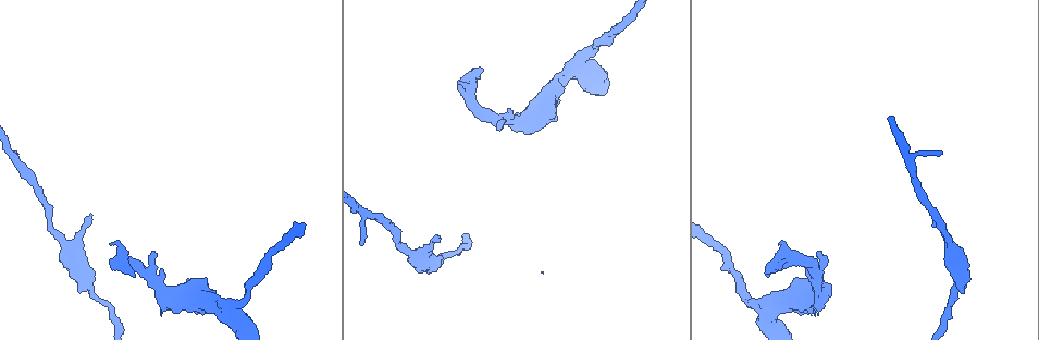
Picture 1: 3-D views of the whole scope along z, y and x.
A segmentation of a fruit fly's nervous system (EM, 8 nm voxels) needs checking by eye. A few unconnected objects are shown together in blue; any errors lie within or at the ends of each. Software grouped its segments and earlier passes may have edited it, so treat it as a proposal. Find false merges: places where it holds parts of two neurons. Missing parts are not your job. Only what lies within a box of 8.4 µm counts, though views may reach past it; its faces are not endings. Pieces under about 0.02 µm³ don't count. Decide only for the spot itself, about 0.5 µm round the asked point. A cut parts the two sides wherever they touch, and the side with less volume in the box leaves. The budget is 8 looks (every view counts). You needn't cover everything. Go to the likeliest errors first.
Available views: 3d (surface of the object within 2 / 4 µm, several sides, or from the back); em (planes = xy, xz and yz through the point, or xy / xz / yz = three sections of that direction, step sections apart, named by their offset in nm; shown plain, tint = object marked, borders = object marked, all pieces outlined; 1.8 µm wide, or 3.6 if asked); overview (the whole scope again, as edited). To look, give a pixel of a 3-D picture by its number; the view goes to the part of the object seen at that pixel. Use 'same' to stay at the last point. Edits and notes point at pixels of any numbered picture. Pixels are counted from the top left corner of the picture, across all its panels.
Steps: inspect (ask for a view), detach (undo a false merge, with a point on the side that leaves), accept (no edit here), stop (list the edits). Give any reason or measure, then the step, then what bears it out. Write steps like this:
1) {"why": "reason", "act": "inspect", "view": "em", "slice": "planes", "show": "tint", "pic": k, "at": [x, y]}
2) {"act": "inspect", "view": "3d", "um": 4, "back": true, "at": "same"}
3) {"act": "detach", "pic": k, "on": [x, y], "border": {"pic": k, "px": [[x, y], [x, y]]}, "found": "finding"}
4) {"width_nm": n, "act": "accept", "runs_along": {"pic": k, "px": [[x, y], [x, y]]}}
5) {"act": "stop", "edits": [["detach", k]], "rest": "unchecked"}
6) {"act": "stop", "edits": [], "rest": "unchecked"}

{"why": "four arms meet", "act": "inspect", "view": "3d", "um": 4, "pic": 1, "at": [812, 294]}

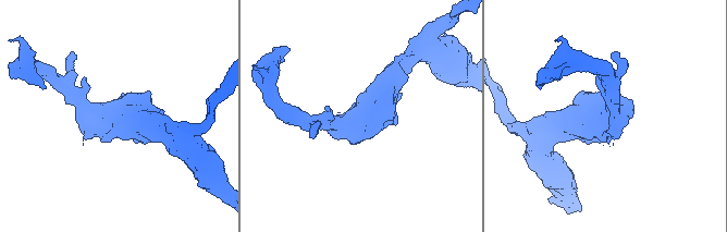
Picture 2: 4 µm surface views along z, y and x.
{"act": "inspect", "view": "em", "um": 3.6, "slice": "planes", "show": "tint", "pic": 2, "at": [116, 117]}

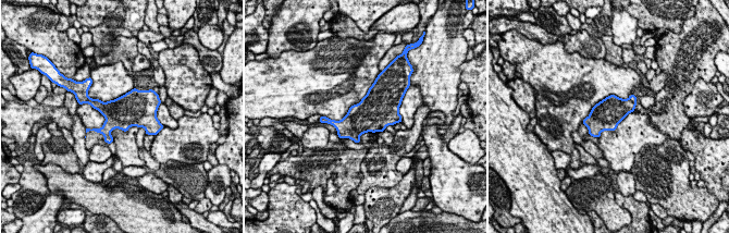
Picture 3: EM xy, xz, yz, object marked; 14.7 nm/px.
{"act": "accept", "found": "one neuron here"}

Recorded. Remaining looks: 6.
{"why": "narrows sharply", "act": "inspect", "view": "em", "slice": "planes", "show": "tint", "pic": 1, "at": [232, 317]}

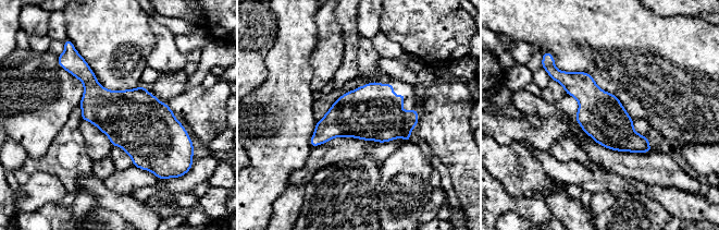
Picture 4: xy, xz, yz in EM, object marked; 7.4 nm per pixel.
{"act": "accept", "runs_along": {"pic": 4, "px": [[553, 72], [647, 148]]}, "found": "all the same neuron"}

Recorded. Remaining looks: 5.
{"why": "abrupt turn", "act": "inspect", "view": "em", "slice": "xz", "step": 4, "show": "tint", "pic": 1, "at": [470, 90]}

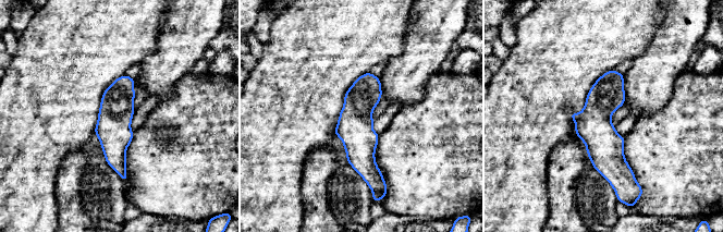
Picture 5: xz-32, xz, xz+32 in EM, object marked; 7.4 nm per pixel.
{"act": "inspect", "view": "em", "slice": "planes", "show": "tint", "at": "same"}

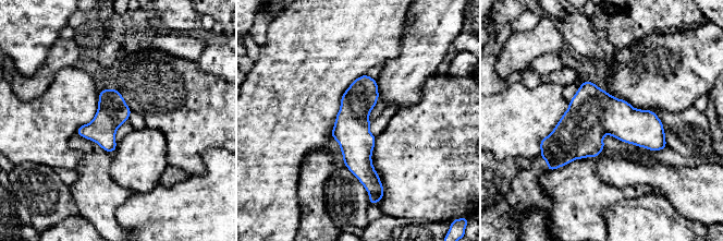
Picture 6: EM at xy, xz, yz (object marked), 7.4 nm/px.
{"act": "accept", "runs_along": {"pic": 6, "px": [[364, 77], [358, 161], [370, 185]]}, "found": "all the same neuron"}

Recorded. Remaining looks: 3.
{"why": "calibre changes", "act": "inspect", "view": "3d", "um": 4, "back": true, "pic": 1, "at": [86, 277]}

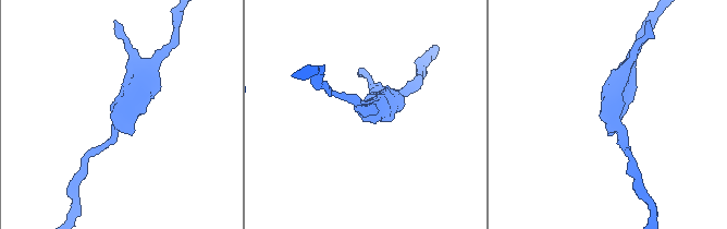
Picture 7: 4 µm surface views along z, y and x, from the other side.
{"act": "inspect", "view": "em", "um": 3.6, "slice": "planes", "show": "tint", "pic": 7, "at": [365, 107]}

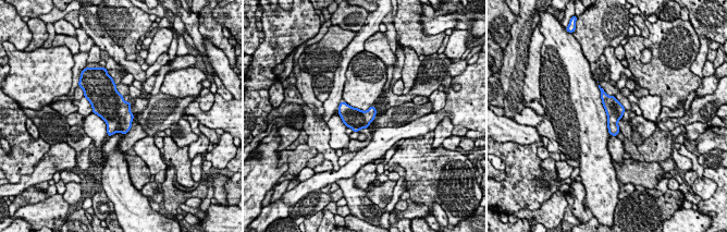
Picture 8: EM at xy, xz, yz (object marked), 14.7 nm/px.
{"act": "accept", "found": "all the same neuron"}

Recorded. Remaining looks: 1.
{"act": "stop", "edits": [], "rest": "unchecked"}

